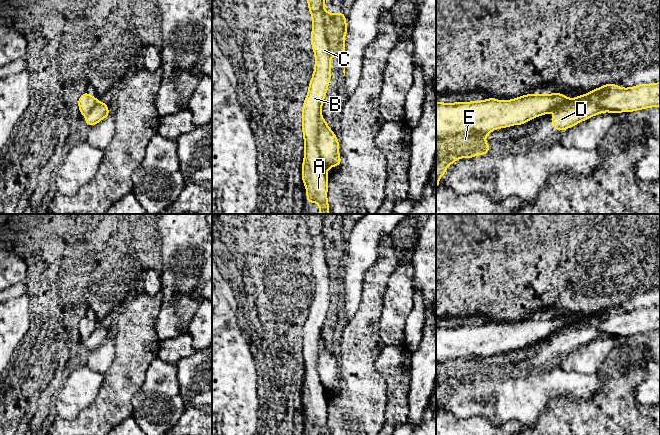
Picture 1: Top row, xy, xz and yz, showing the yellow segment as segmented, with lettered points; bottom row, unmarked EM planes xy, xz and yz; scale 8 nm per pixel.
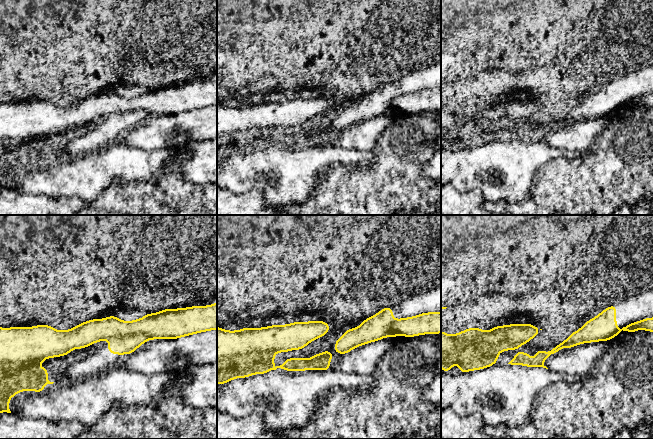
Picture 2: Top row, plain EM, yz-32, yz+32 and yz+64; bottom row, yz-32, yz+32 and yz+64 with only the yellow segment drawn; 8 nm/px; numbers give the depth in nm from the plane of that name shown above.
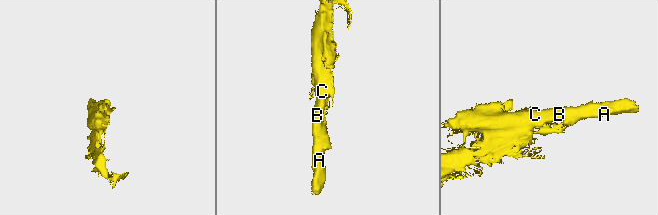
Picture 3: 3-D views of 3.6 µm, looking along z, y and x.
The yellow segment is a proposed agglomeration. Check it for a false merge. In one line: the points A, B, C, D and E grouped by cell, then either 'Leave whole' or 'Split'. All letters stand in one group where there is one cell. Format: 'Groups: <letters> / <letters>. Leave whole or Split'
Groups: A B C E / D. Split

